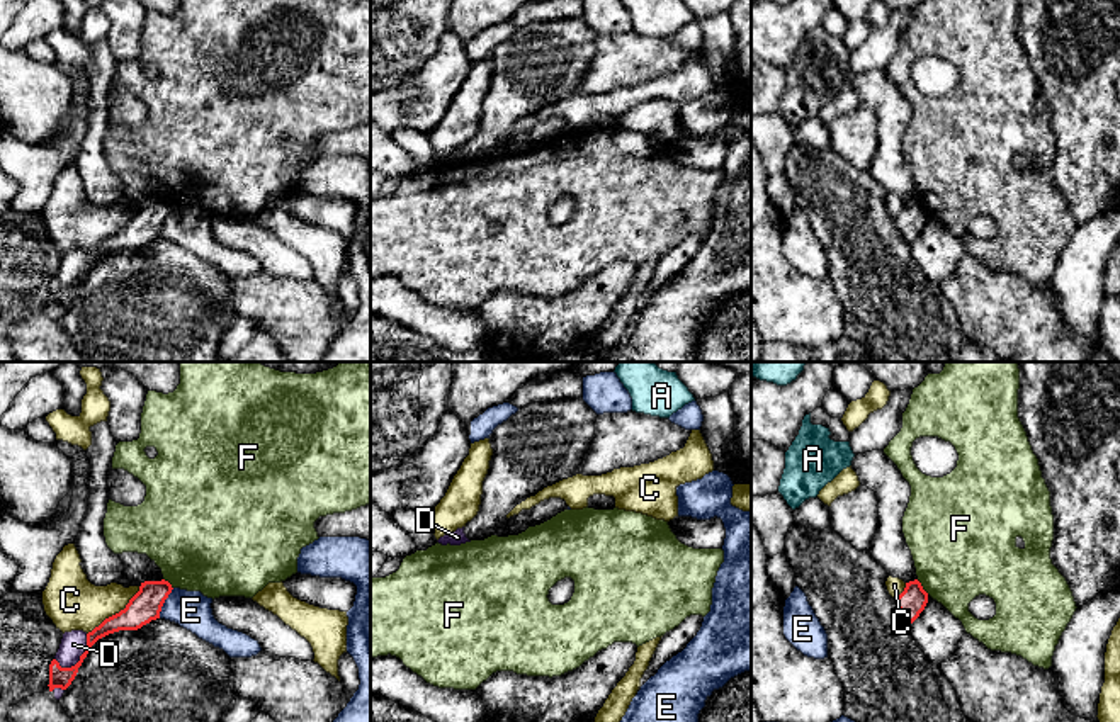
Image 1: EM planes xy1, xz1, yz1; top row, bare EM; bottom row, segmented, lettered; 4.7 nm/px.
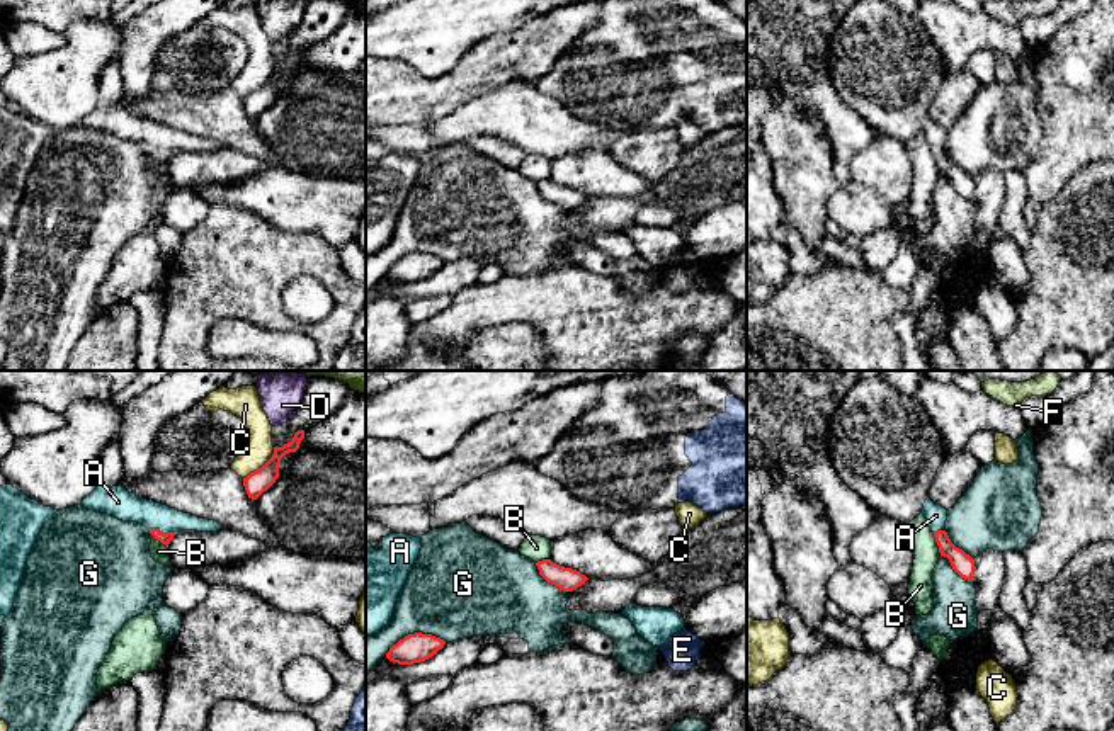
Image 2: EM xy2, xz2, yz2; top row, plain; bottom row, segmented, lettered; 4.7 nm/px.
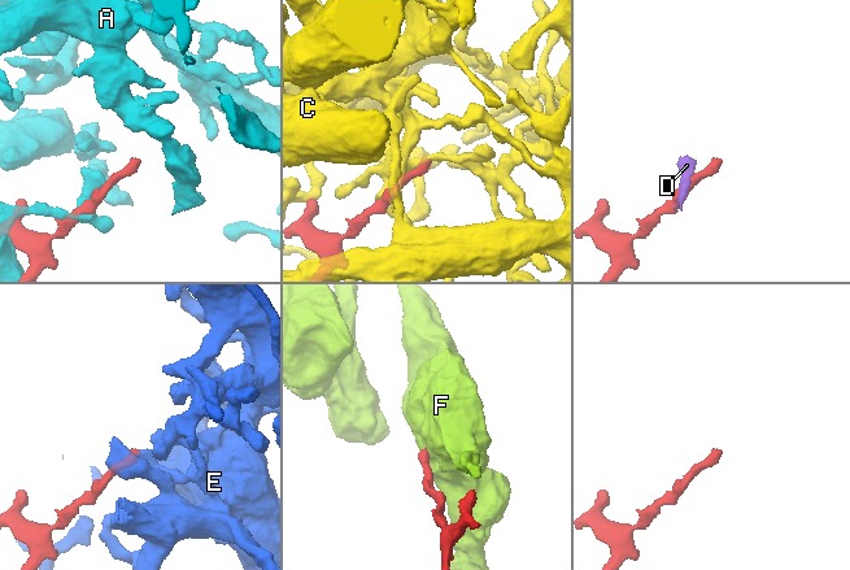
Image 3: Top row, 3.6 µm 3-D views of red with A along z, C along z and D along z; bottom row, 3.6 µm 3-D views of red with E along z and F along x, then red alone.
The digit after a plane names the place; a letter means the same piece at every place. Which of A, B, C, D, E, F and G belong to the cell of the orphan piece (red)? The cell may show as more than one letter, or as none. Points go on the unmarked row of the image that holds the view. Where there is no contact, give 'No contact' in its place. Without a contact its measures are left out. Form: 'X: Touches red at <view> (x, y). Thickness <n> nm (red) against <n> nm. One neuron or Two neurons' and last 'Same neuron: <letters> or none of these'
A: Touches red at xy2 (162, 152). Thickness 50 nm (red) against 140 nm. Two neurons
B: Touches red at yz2 (937, 164). Thickness 100 nm (red) against 120 nm. Two neurons
C: Touches red at xy1 (116, 233). Thickness 150 nm (red) against 260 nm. One neuron
D: Touches red at xy1 (80, 276). Thickness 100 nm (red) against 120 nm. Two neurons
E: Touches red at xy1 (164, 221). Thickness 150 nm (red) against 180 nm. Two neurons
F: Touches red at yz1 (922, 206). Thickness 140 nm (red) against 460 nm. Two neurons
G: Touches red at xz2 (415, 252). Thickness 140 nm (red) against 420 nm. Two neurons
Same neuron: C

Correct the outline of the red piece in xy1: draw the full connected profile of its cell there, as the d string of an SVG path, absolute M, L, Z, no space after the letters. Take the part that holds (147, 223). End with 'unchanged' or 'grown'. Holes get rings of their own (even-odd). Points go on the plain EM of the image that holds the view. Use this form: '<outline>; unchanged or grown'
M75 163L65 165L53 182L49 202L42 211L44 231L56 248L63 253L71 250L87 253L87 270L75 285L61 287L56 279L51 280L49 311L66 309L71 304L99 258L119 250L138 250L160 238L161 226L173 209L165 199L129 207L117 202L95 206L87 199L80 182Z; grown

